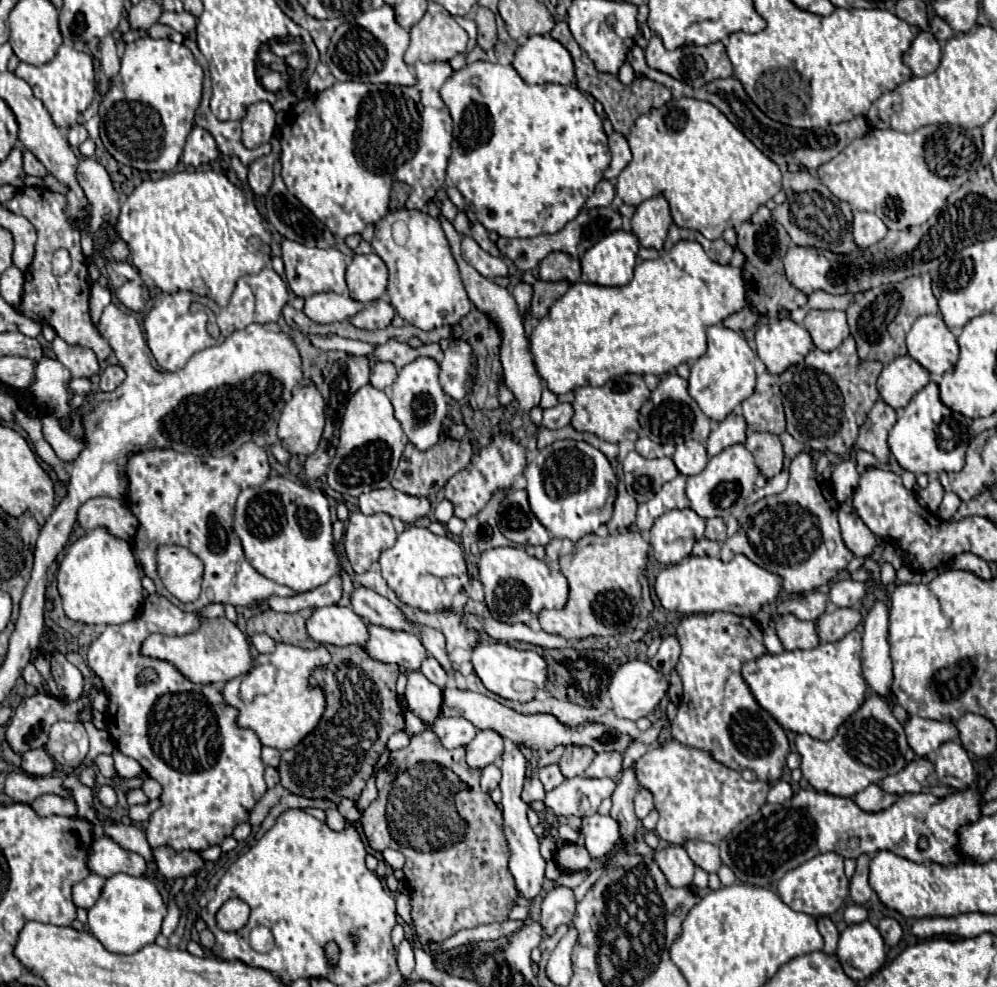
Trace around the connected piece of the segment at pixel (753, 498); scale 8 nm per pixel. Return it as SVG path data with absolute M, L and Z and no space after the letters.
M783 469L780 474L767 480L767 483L763 488L757 489L750 497L748 497L748 499L746 499L747 505L752 504L765 496L781 493L786 489L788 479L788 470Z

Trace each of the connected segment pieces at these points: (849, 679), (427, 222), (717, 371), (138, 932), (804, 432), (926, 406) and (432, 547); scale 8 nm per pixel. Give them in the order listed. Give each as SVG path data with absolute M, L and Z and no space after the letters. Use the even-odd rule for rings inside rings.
M850 631L844 639L836 643L820 643L810 651L784 651L782 655L766 653L756 661L746 663L742 675L756 701L784 729L828 741L866 699L860 651L862 637L858 631Z
M393 182L392 211L376 223L376 235L372 241L374 253L382 257L390 271L388 299L396 313L418 329L430 331L444 325L456 325L472 309L472 303L466 295L458 265L450 253L438 219L416 209L404 209L410 192L411 188L407 184ZM402 223L406 229L402 229Z
M724 325L708 327L708 351L692 365L688 379L688 391L706 417L712 421L724 421L736 405L754 393L754 361L756 353L748 347L742 333L726 329Z
M116 873L106 879L100 899L88 909L88 927L94 937L112 953L136 953L148 943L154 943L160 933L166 903L162 901L154 883L146 877L132 877Z
M852 337L828 353L812 349L804 357L804 365L806 367L800 373L796 367L792 367L776 377L784 397L784 411L788 421L786 431L796 441L808 445L814 451L846 455L852 451L858 429L868 417L868 411L880 397L876 379L884 365L880 361L860 361L856 355L856 341Z
M928 383L904 409L898 413L898 421L888 435L888 445L902 469L914 475L932 475L944 471L960 471L964 467L964 455L968 449L968 421L966 431L952 429L952 411L944 407L938 395L938 385Z
M410 525L404 533L400 533L396 545L386 549L378 563L382 567L382 577L396 597L406 605L428 613L450 609L454 595L462 589L462 583L468 581L460 545L450 537L438 537L430 529L416 525Z

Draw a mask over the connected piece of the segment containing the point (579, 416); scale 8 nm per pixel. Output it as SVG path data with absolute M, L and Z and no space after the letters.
M622 375L622 377L608 381L602 387L578 387L576 395L578 395L578 401L572 403L574 407L572 427L576 431L594 433L596 437L610 441L610 443L624 441L626 431L628 431L630 441L638 439L640 407L648 401L648 395L650 395L650 389L646 387L642 375Z

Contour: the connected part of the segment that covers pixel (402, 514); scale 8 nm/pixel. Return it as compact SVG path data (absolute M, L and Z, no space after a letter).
M392 487L376 489L358 497L358 507L366 515L374 513L388 513L402 523L414 523L422 519L430 511L430 499L426 497L412 497Z

